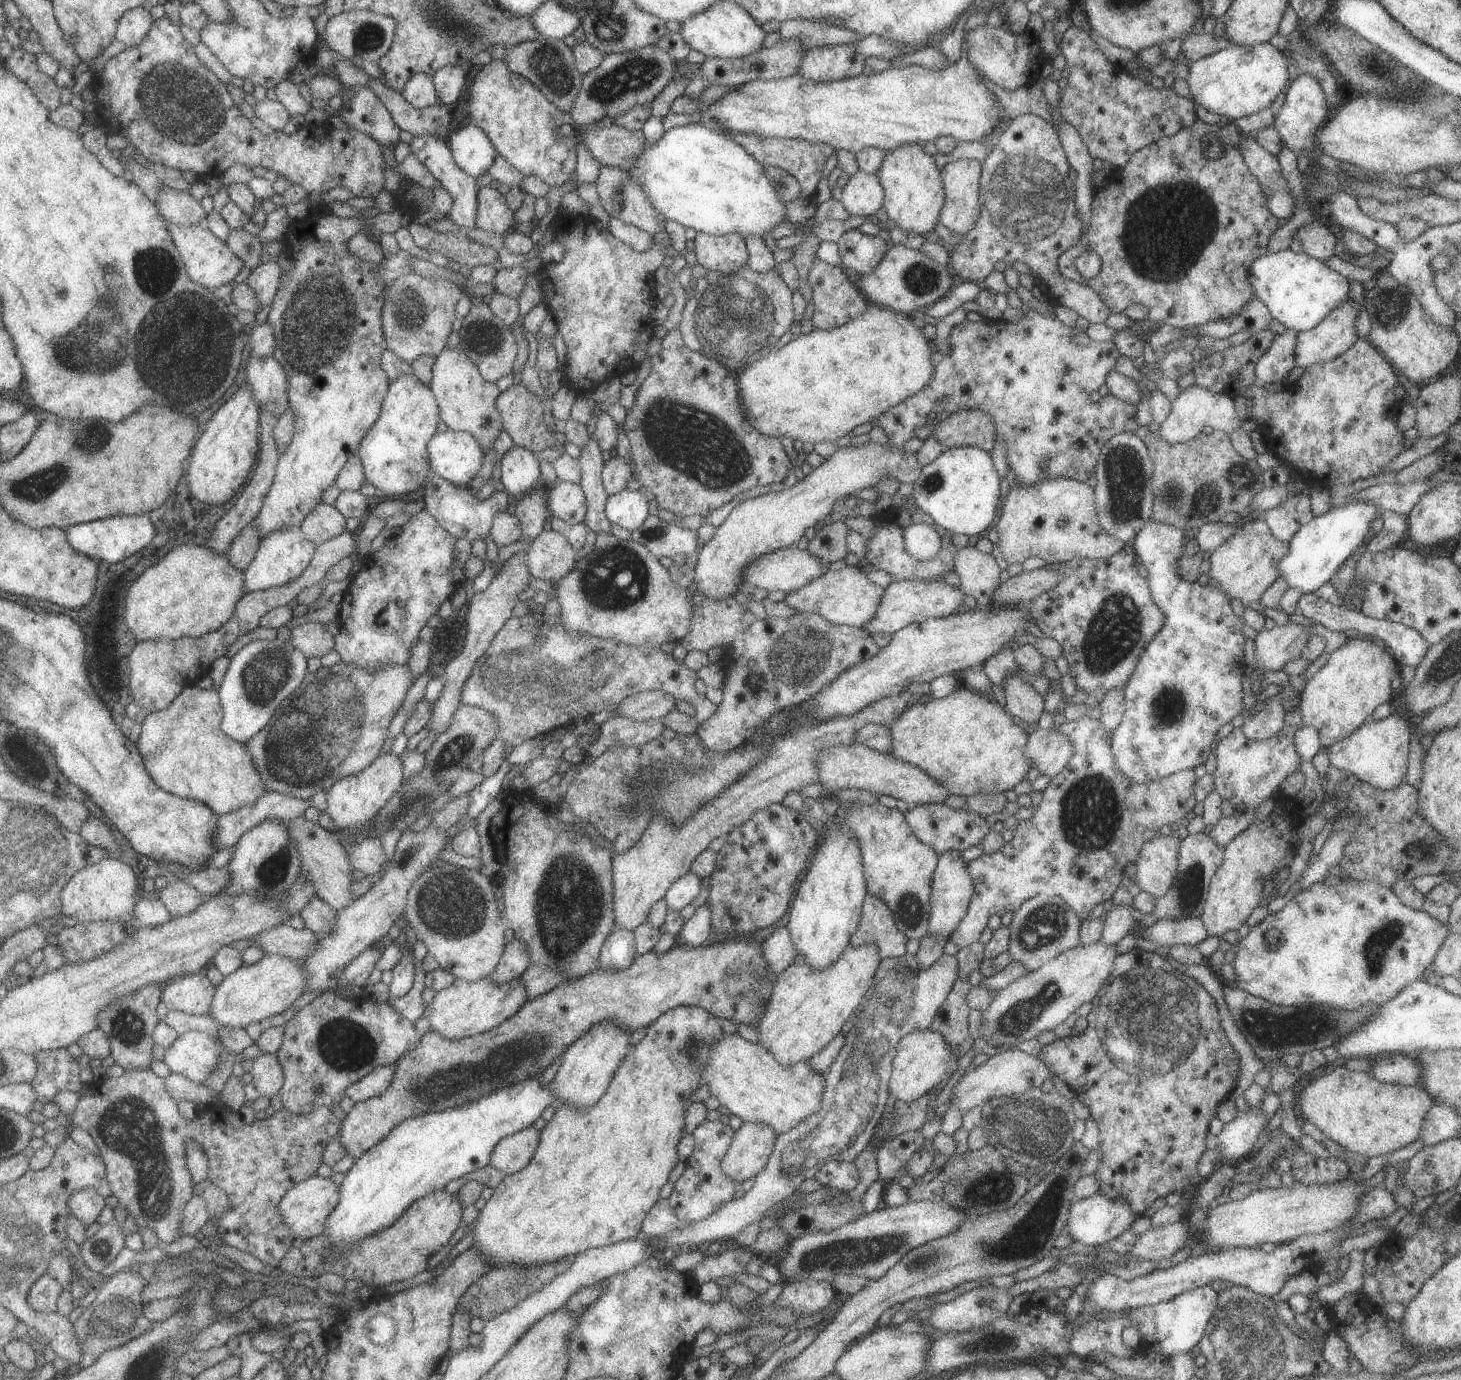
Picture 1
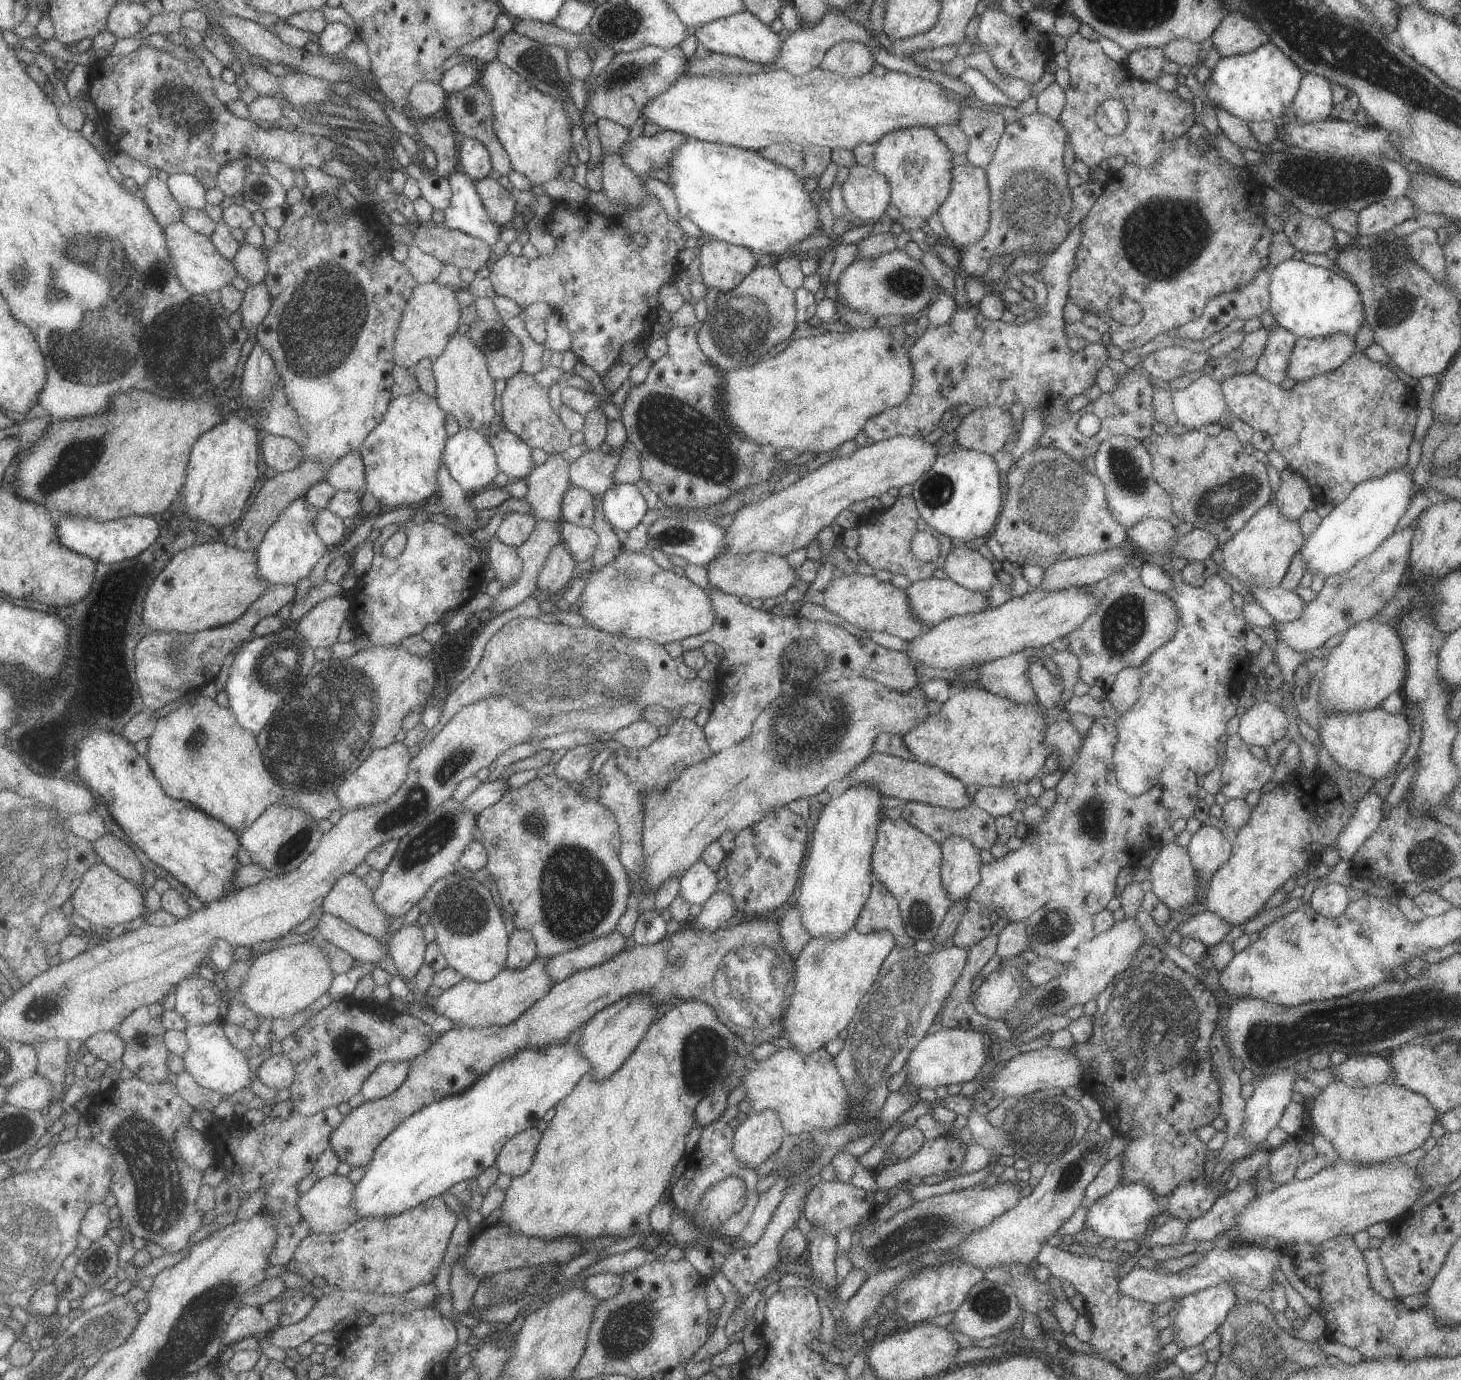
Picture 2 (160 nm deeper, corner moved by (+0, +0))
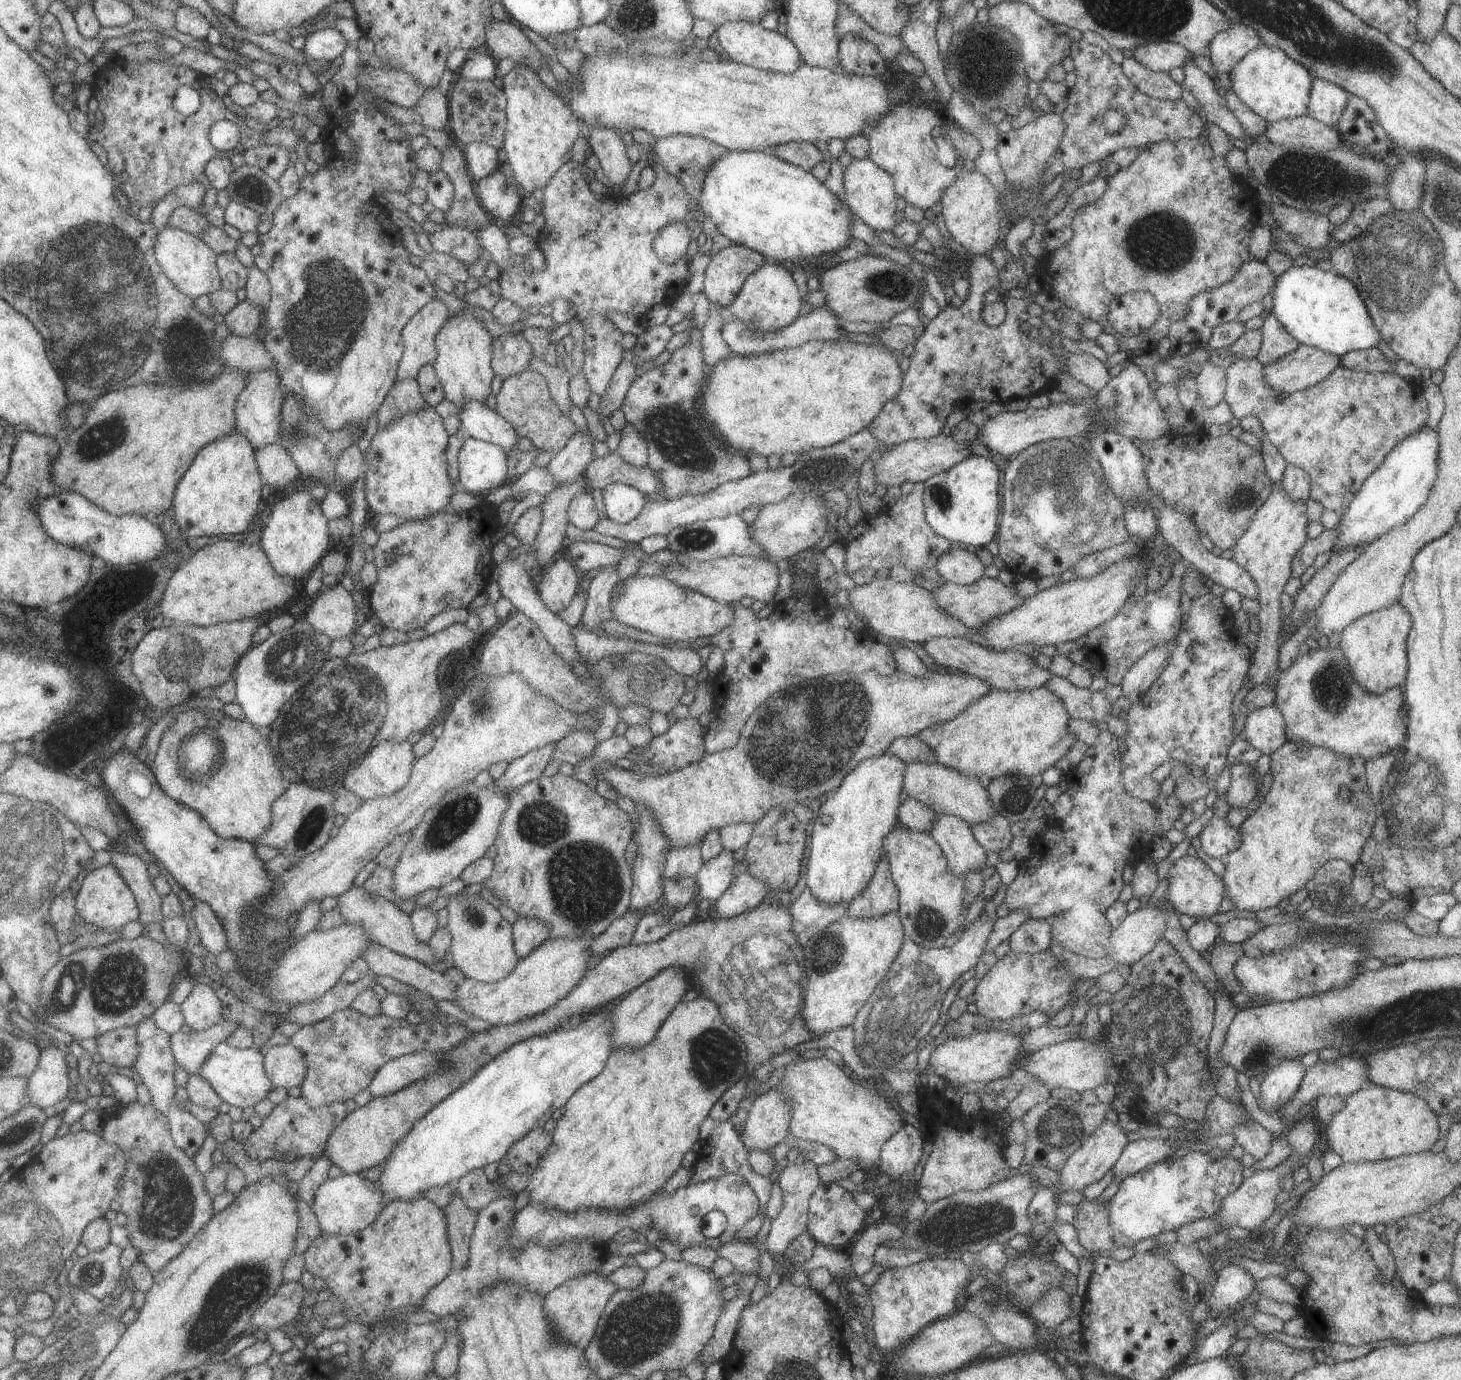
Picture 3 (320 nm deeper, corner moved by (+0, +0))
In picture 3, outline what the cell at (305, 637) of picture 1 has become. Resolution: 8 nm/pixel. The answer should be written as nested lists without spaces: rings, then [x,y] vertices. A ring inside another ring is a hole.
[[[347,582],[325,588],[315,600],[306,619],[313,627],[332,640],[354,632],[356,606],[360,600]]]

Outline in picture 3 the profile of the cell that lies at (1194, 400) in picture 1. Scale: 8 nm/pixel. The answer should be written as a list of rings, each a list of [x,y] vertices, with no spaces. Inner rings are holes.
[[[1208,361],[1200,366],[1197,376],[1197,391],[1208,408],[1225,400],[1226,387],[1227,372],[1224,368]]]

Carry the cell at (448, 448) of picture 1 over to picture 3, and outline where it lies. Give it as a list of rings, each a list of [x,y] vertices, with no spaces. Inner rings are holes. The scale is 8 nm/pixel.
[[[468,437],[460,449],[458,460],[460,489],[477,495],[509,482],[508,455],[501,446]]]

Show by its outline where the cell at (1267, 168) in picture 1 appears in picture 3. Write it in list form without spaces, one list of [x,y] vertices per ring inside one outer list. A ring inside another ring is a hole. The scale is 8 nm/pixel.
[[[1188,57],[1183,64],[1184,82],[1181,86],[1189,90],[1198,100],[1204,118],[1212,124],[1219,126],[1226,134],[1233,138],[1244,140],[1246,134],[1240,121],[1227,107],[1225,98],[1216,89],[1216,80],[1201,70],[1194,63],[1194,57]]]

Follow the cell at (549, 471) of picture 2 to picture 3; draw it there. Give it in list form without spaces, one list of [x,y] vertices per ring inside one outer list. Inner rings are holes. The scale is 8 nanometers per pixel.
[[[576,431],[562,450],[554,454],[546,468],[557,480],[557,486],[562,483],[571,483],[578,475],[584,474],[586,467],[595,457],[592,451],[594,440],[588,433]]]

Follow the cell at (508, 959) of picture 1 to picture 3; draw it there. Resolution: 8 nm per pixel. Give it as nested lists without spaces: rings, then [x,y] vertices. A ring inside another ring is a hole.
[[[518,917],[513,924],[513,941],[519,958],[528,956],[551,936],[551,926],[541,920],[530,917]]]

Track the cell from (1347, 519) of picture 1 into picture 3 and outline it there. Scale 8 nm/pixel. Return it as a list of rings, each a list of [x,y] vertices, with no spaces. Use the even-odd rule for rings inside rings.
[[[1430,425],[1400,441],[1384,462],[1364,481],[1336,525],[1338,535],[1332,551],[1367,545],[1392,528],[1404,524],[1424,506],[1437,479],[1439,430]]]

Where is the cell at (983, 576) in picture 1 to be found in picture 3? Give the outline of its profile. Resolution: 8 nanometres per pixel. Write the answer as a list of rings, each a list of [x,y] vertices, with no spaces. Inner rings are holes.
[[[951,548],[937,560],[935,569],[944,582],[969,585],[985,576],[987,561],[983,553]]]

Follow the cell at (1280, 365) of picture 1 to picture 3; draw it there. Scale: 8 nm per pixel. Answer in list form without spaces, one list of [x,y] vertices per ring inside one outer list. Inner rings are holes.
[[[1264,315],[1263,337],[1257,359],[1263,364],[1275,363],[1299,347],[1299,342],[1280,324],[1276,315]]]

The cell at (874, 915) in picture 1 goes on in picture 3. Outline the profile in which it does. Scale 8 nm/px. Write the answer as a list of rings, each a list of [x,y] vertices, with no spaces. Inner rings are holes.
[[[883,853],[868,886],[849,902],[847,914],[861,919],[879,917],[898,910],[899,890],[892,878],[887,854]]]

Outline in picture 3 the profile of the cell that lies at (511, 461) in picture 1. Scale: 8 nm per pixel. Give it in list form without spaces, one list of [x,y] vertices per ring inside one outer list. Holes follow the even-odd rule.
[[[468,399],[459,410],[459,417],[466,438],[494,443],[501,446],[507,455],[514,447],[518,447],[516,441],[519,436],[514,427],[488,404]]]

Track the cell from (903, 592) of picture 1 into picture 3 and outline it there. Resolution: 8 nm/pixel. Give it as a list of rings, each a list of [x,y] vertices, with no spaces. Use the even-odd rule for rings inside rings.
[[[987,576],[969,585],[945,583],[944,586],[936,589],[936,591],[932,591],[939,608],[955,616],[972,631],[980,631],[983,625],[986,625],[995,617],[1002,617],[1008,614],[1025,601],[1022,596],[1018,595],[1012,583],[1004,584],[999,579]]]

